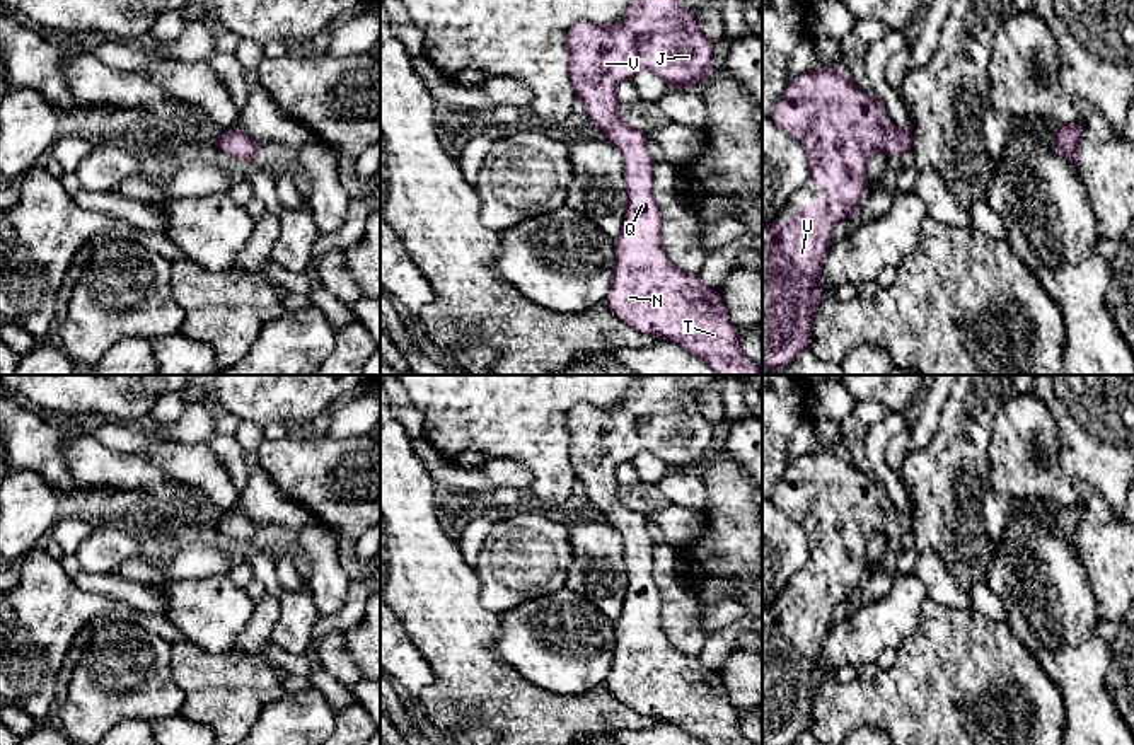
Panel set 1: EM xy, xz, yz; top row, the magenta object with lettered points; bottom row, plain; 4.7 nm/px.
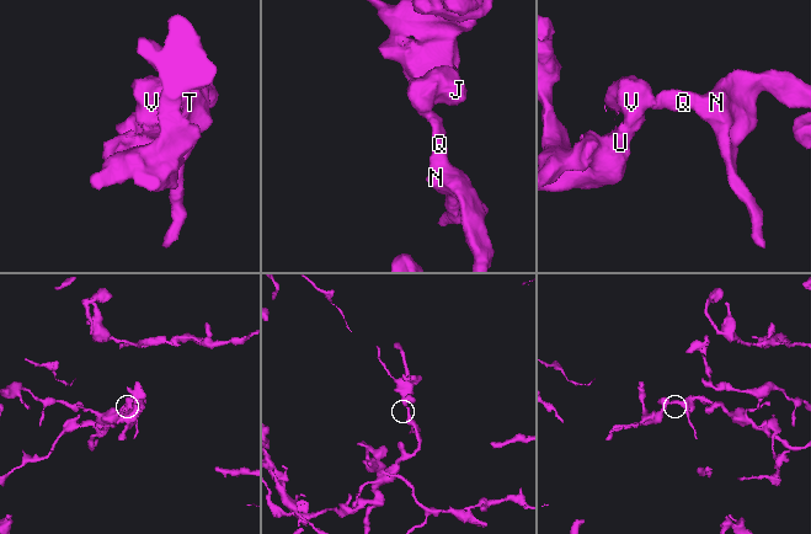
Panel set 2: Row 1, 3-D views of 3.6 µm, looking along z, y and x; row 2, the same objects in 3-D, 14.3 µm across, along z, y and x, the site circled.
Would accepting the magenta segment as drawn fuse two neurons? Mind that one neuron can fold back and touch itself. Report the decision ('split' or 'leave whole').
leave whole

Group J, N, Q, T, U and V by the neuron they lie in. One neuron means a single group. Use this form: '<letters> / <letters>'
J N Q T U V

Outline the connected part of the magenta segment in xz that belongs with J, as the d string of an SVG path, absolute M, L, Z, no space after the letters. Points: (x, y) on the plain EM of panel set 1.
M639 375L628 389L624 399L612 407L600 407L581 402L566 414L568 426L568 460L576 479L585 488L585 498L592 511L602 511L605 523L621 532L624 540L624 566L628 573L626 597L619 619L614 622L616 646L605 687L628 707L643 716L667 721L684 728L704 745L754 745L742 731L742 718L732 706L720 673L706 668L697 656L680 653L667 639L662 627L662 598L653 581L653 549L648 535L648 518L621 503L621 486L616 477L617 467L633 460L641 452L660 457L667 469L692 471L703 465L711 455L715 426L703 416L696 394L680 387L677 375Z

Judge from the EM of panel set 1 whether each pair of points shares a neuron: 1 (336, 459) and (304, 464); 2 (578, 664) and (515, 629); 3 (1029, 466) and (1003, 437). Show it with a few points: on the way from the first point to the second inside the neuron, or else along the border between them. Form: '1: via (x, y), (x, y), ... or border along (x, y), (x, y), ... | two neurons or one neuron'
1: via (328, 464), (312, 464) | one neuron
2: via (563, 657), (544, 652), (531, 638) | one neuron
3: via (1022, 459), (1010, 444) | one neuron

